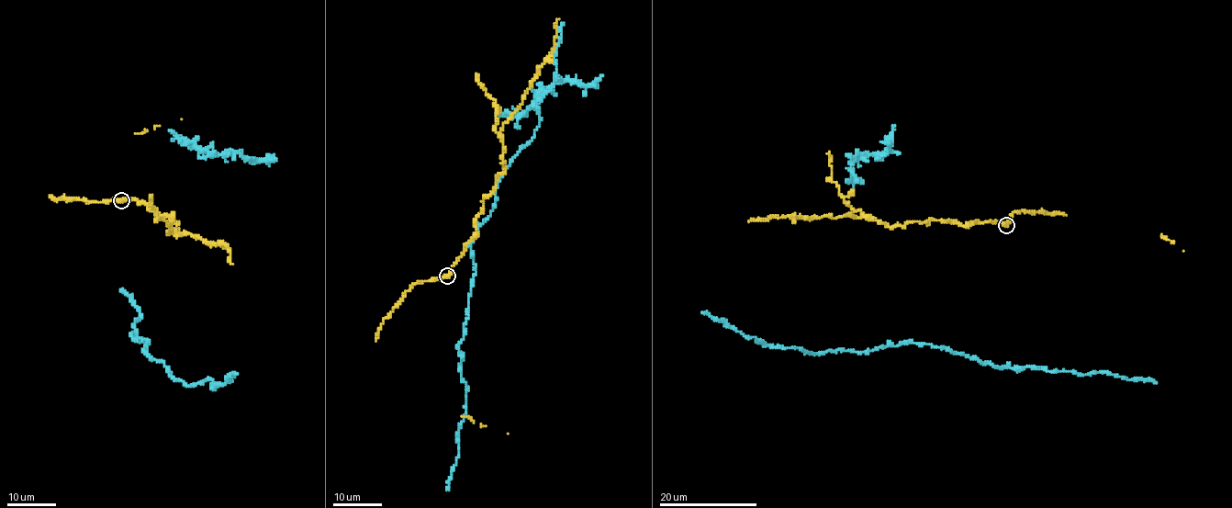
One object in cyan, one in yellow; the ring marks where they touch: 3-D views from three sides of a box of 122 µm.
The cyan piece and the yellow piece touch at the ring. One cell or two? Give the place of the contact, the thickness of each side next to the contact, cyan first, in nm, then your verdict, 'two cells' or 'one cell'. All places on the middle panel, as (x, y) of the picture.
place (447, 276); calibres 70 and 380 nm; one cell

